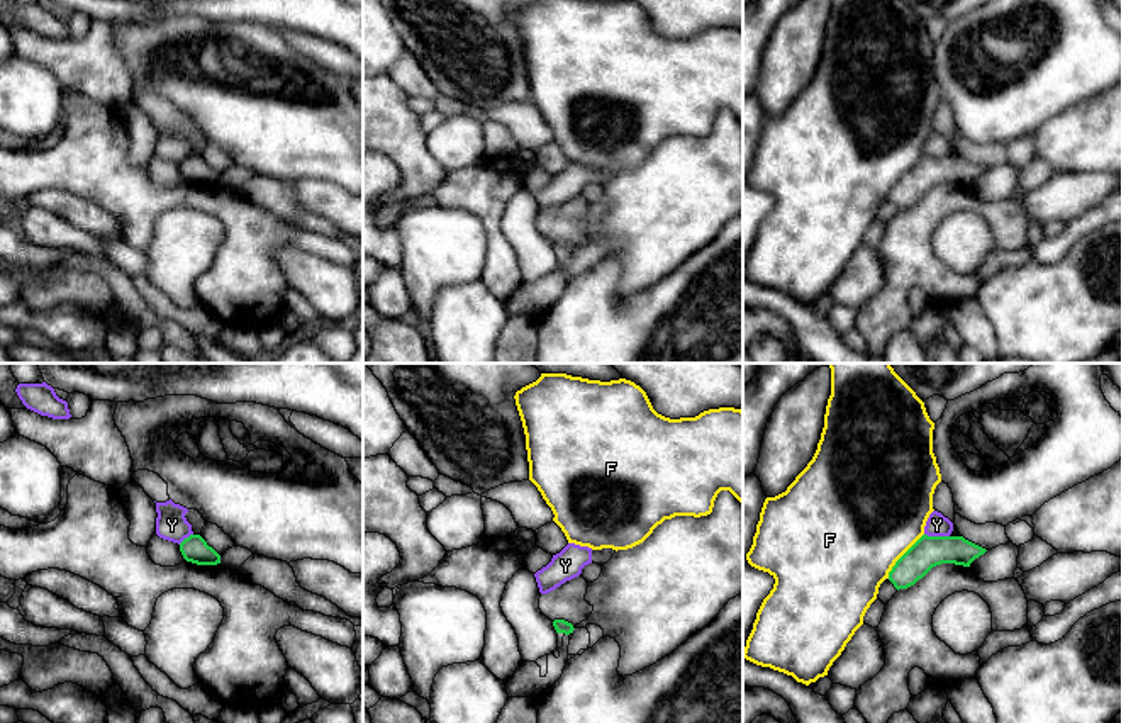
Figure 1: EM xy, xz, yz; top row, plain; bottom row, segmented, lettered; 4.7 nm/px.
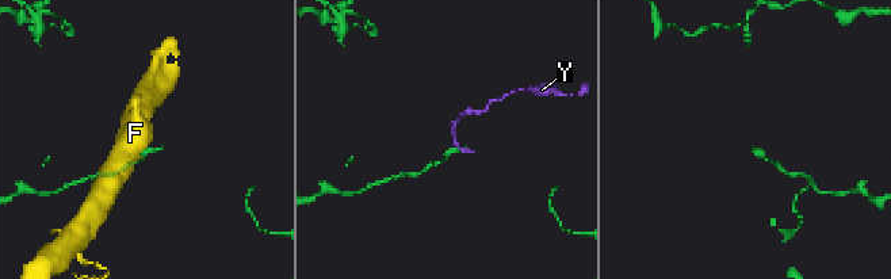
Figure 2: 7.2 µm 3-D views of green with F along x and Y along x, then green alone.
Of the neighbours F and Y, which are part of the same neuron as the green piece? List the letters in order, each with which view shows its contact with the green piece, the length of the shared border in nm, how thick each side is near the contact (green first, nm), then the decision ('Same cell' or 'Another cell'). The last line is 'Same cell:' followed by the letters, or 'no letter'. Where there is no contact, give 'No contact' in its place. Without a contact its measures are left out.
F: Touches green in yz. Shared border 280 nm. Thickness 150 nm (green) against 500 nm. Another cell
Y: Touches green in yz. Shared border 120 nm. Thickness 150 nm (green) against 110 nm. Another cell
Same cell: no letter

